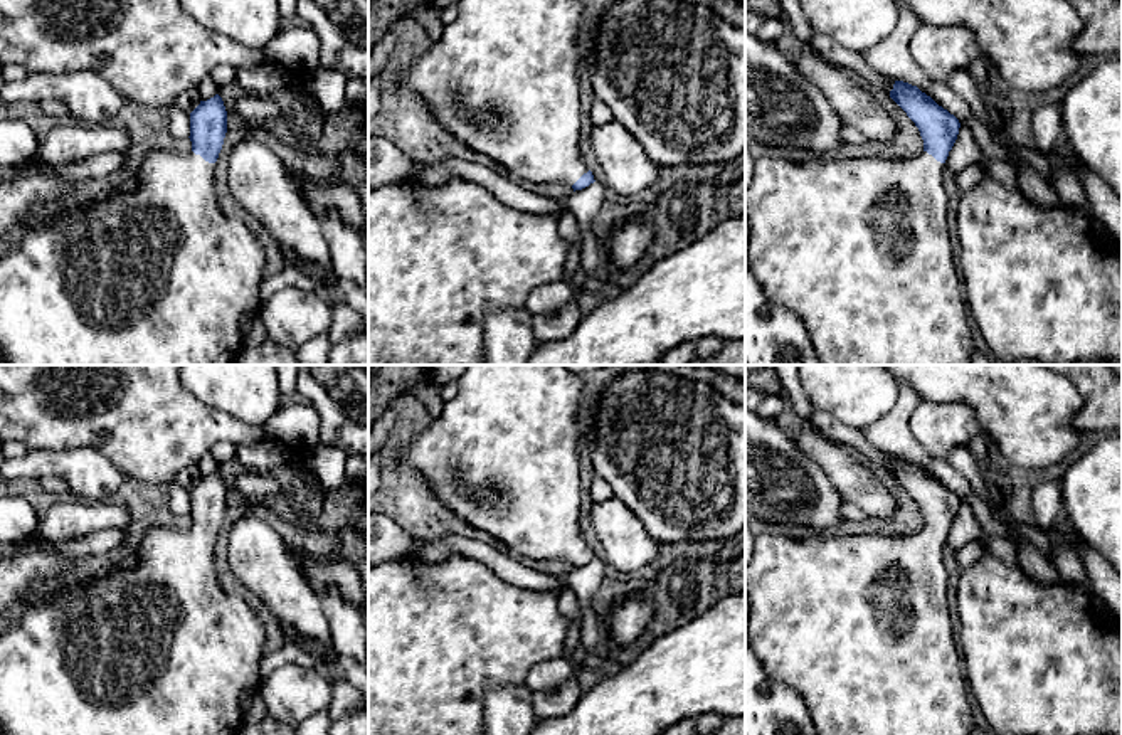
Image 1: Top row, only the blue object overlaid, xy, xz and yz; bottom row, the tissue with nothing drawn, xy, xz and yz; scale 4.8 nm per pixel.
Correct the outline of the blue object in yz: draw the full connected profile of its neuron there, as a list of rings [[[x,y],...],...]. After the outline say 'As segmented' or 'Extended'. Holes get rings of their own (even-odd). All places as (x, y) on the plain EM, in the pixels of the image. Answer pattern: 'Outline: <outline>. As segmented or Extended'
Outline: [[[895,457],[890,474],[915,500],[924,528],[910,535],[838,535],[809,531],[804,538],[760,533],[745,567],[745,642],[769,678],[804,698],[818,735],[972,735],[974,703],[952,637],[947,572],[942,560],[945,537],[961,500],[917,463]]]. Extended

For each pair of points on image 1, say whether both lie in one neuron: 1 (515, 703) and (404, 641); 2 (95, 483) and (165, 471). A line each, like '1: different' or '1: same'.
1: different
2: different

